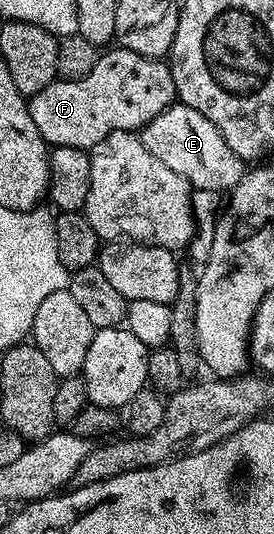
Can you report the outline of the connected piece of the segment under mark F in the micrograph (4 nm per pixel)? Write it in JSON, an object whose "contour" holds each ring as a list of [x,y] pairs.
{"contour":[[[114,49],[100,53],[97,64],[93,64],[93,72],[89,72],[89,76],[56,80],[49,83],[41,92],[30,95],[29,109],[33,116],[33,124],[37,124],[37,132],[41,132],[48,147],[68,146],[90,152],[102,144],[105,136],[109,136],[113,130],[142,131],[162,110],[176,101],[175,81],[171,75],[171,67],[166,61],[142,58],[132,50]]]}

